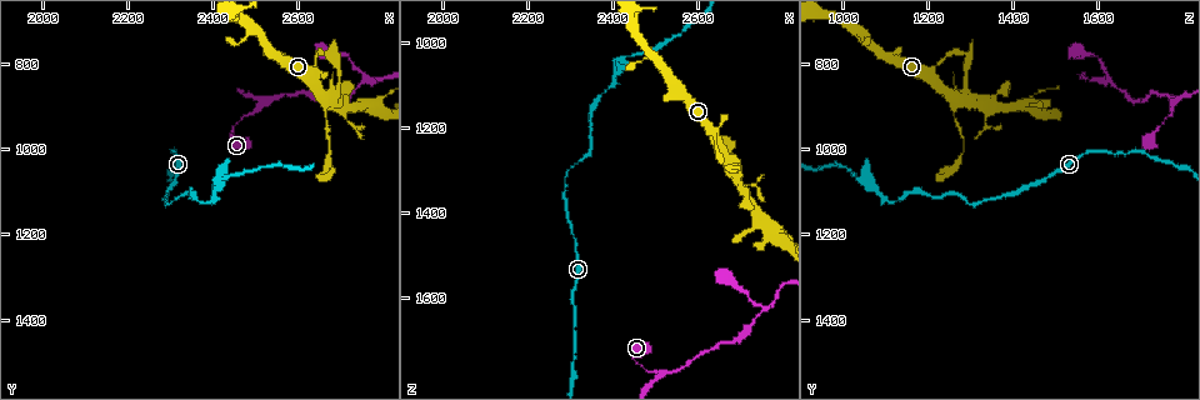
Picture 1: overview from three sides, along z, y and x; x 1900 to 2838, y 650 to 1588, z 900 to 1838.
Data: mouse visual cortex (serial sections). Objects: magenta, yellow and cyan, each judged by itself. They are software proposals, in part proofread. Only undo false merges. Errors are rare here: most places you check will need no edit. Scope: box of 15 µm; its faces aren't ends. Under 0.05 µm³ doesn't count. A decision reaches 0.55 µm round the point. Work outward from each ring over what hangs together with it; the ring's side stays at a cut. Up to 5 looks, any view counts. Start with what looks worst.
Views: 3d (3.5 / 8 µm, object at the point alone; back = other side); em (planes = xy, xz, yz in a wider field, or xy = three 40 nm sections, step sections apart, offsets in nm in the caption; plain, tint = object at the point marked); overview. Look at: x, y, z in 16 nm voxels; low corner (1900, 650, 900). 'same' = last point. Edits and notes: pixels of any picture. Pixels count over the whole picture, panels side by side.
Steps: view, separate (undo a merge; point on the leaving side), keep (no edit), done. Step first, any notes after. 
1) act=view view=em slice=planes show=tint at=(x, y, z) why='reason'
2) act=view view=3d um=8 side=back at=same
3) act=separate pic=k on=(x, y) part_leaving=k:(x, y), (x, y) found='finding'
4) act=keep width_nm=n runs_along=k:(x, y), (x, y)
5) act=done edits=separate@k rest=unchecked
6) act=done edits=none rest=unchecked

act=view view=3d um=3.5 at=(2520, 900, 1775) why='abrupt turn'

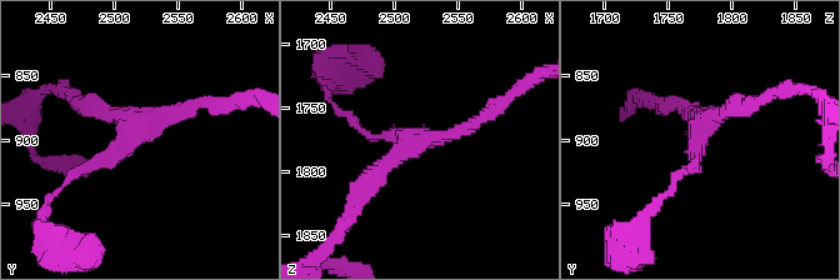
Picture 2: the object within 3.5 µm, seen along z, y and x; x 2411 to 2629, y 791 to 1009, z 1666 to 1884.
act=view view=em slice=xy step=2 show=tint at=(2514, 896, 1772) why='need the tissue'

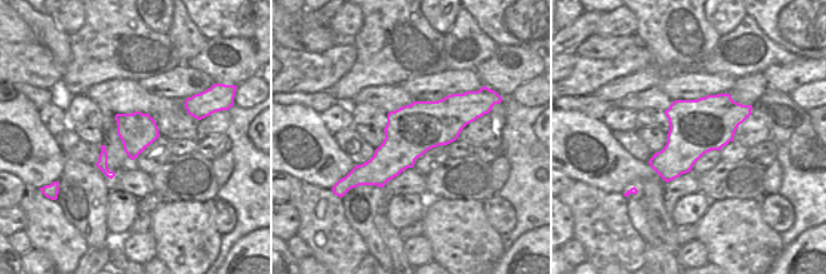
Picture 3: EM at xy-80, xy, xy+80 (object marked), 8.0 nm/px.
act=keep arm_widths_nm=100,200,250 runs_along=2:(70, 175), (204, 101) found='all the same cell'

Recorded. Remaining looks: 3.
act=view view=3d um=3.5 side=back at=(2740, 900, 1425) why='looks like a crossing'

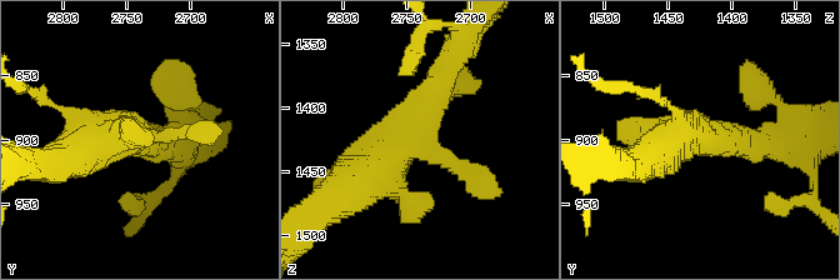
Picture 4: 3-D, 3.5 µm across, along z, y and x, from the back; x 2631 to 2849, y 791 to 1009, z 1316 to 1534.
act=view view=em slice=xy step=1 show=tint at=same why='now the EM'

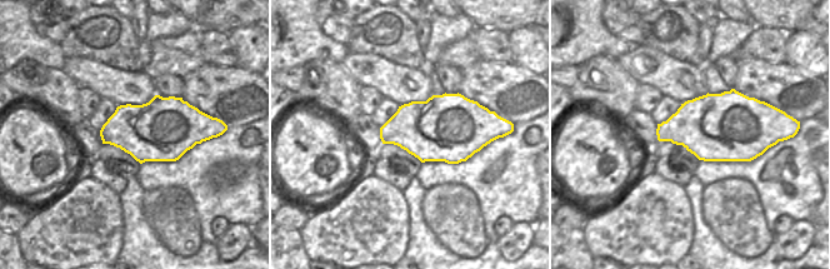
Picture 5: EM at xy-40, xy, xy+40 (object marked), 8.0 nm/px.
act=keep width_nm=500 runs_along=4:(429, 100), (403, 141), (329, 205) found='continuous, no second cell'

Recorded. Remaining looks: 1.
act=done edits=none rest=unchecked

